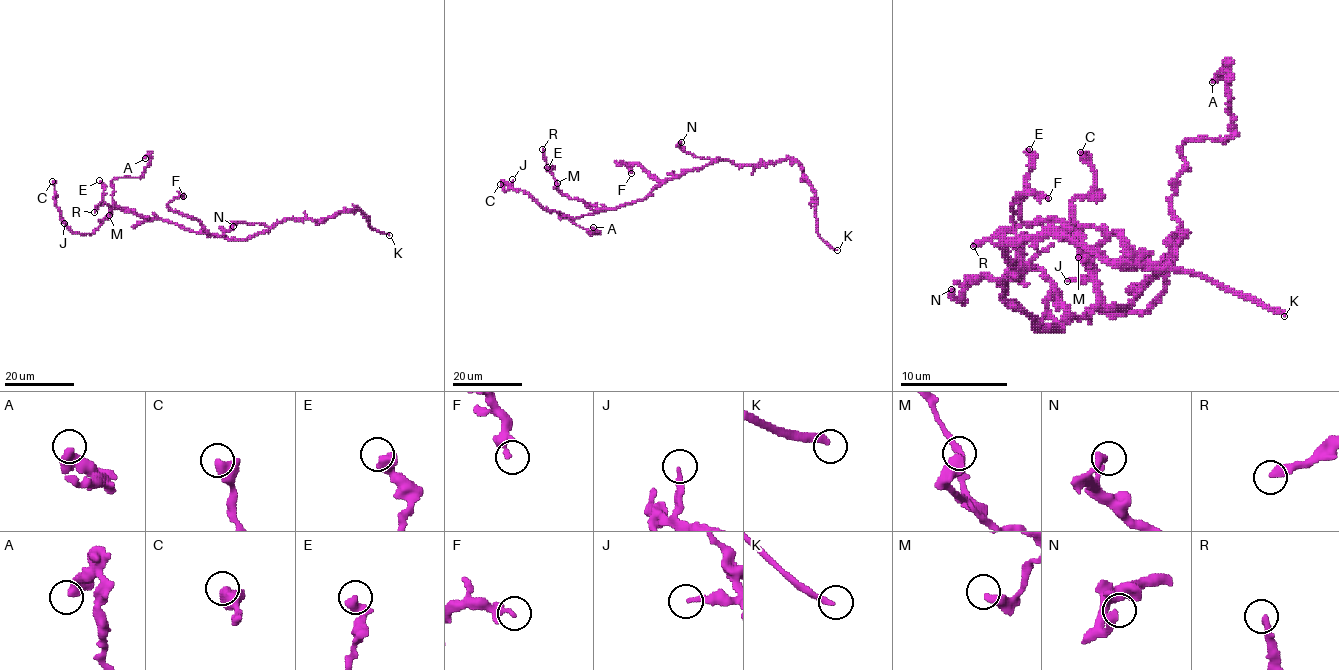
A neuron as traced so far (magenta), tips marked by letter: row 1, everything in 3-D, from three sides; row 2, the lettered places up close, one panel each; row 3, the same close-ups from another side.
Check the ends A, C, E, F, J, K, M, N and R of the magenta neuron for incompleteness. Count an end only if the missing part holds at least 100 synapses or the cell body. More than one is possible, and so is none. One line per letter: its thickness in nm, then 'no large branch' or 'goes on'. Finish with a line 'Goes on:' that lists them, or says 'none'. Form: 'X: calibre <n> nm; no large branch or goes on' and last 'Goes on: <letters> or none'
A: calibre 320 nm; no large branch
C: calibre 600 nm; no large branch
E: calibre 550 nm; no large branch
F: calibre 240 nm; no large branch
J: calibre 240 nm; no large branch
K: calibre 280 nm; goes on
M: calibre 480 nm; no large branch
N: calibre 360 nm; no large branch
R: calibre 360 nm; no large branch
Goes on: K

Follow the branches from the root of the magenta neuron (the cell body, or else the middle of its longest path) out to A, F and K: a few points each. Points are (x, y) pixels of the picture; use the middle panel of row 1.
A: (671, 179), (645, 198), (615, 208), (575, 218), (561, 213), (589, 233), (598, 231), (593, 227)
F: (671, 179), (658, 181), (639, 165), (616, 162), (625, 163), (631, 173)
K: (671, 179), (718, 159), (738, 165), (796, 161), (815, 194), (816, 232), (837, 250)

